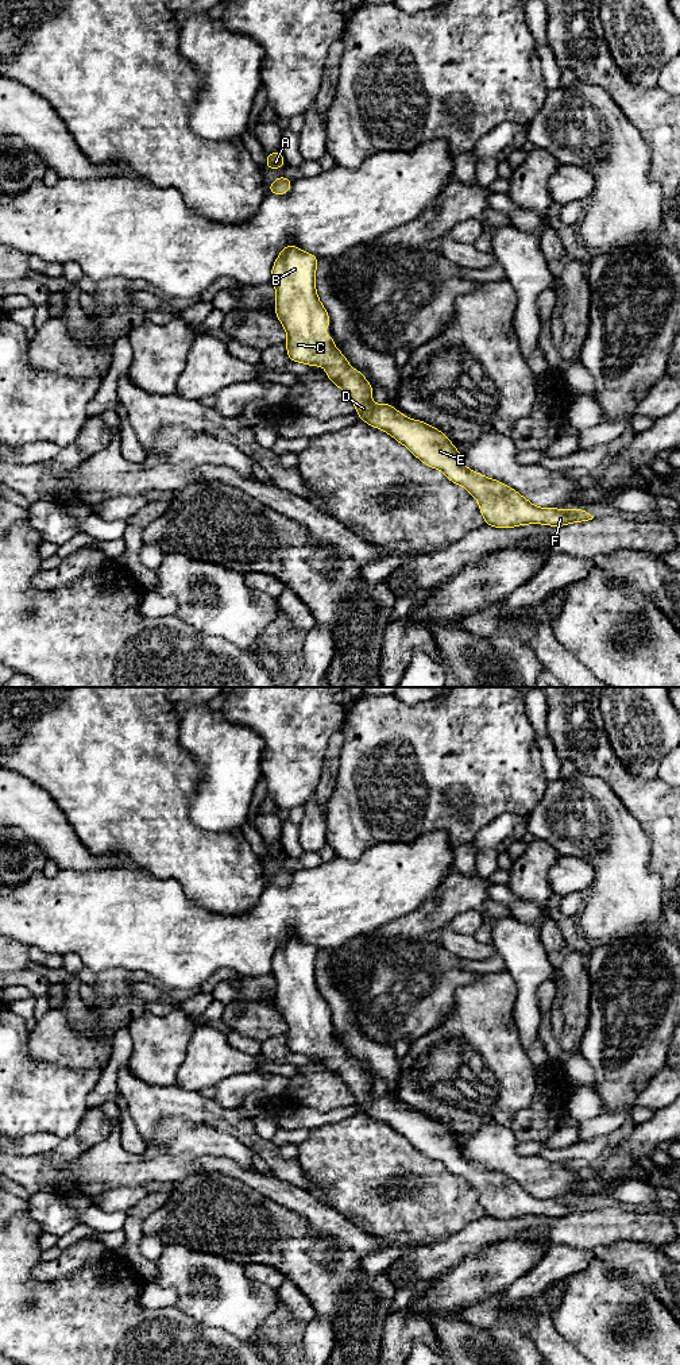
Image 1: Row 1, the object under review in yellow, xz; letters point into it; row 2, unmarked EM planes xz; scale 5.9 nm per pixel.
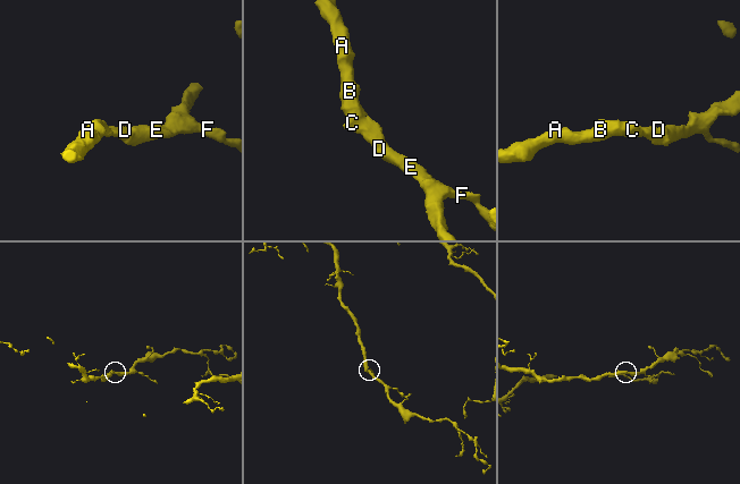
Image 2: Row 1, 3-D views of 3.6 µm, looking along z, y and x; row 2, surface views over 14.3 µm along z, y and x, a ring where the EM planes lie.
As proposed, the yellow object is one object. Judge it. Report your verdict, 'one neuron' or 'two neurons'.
one neuron

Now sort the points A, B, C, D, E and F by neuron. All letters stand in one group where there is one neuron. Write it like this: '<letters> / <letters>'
A B C D E F

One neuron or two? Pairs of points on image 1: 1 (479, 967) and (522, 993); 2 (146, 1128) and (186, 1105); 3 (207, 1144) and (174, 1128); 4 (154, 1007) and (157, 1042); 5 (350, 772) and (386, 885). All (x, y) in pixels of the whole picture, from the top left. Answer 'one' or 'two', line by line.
1: two
2: one
3: one
4: two
5: two

